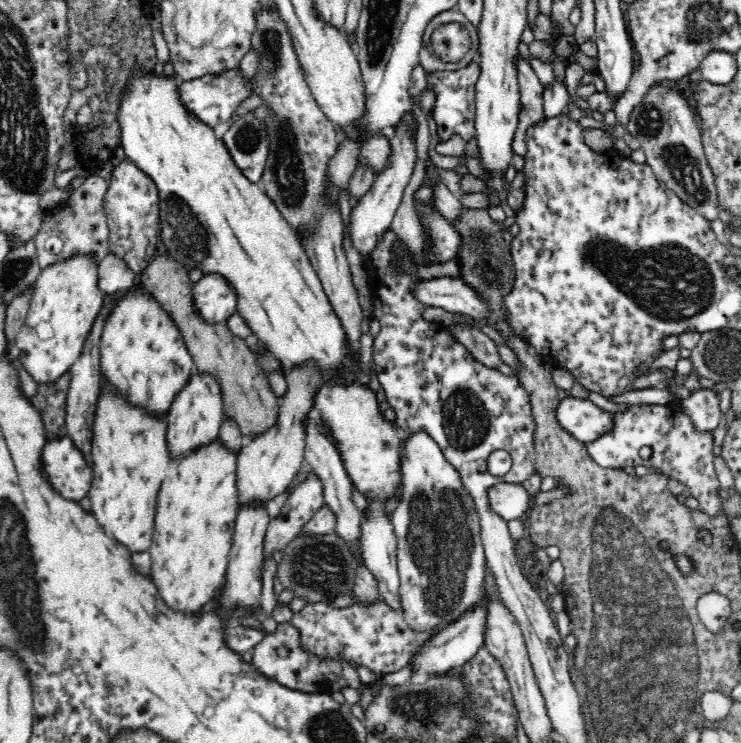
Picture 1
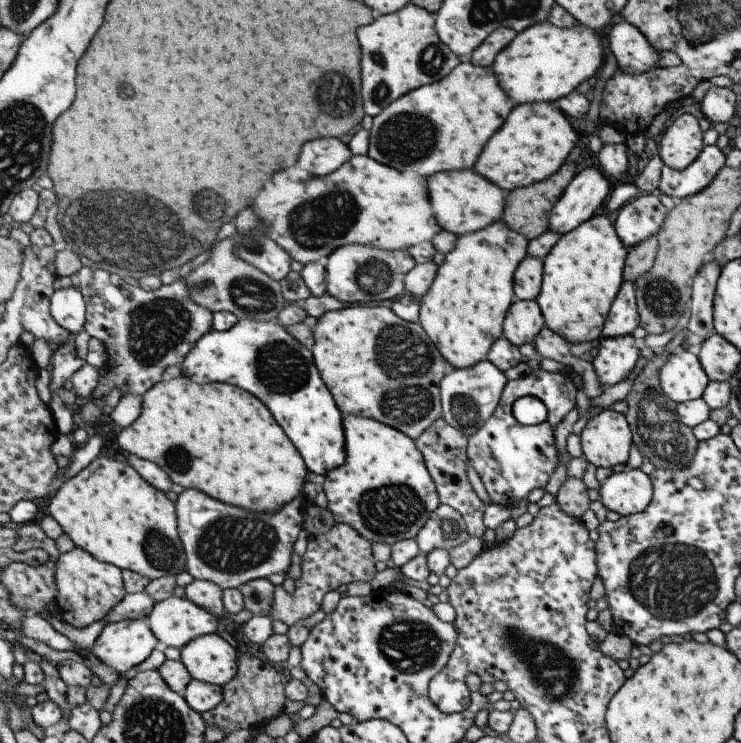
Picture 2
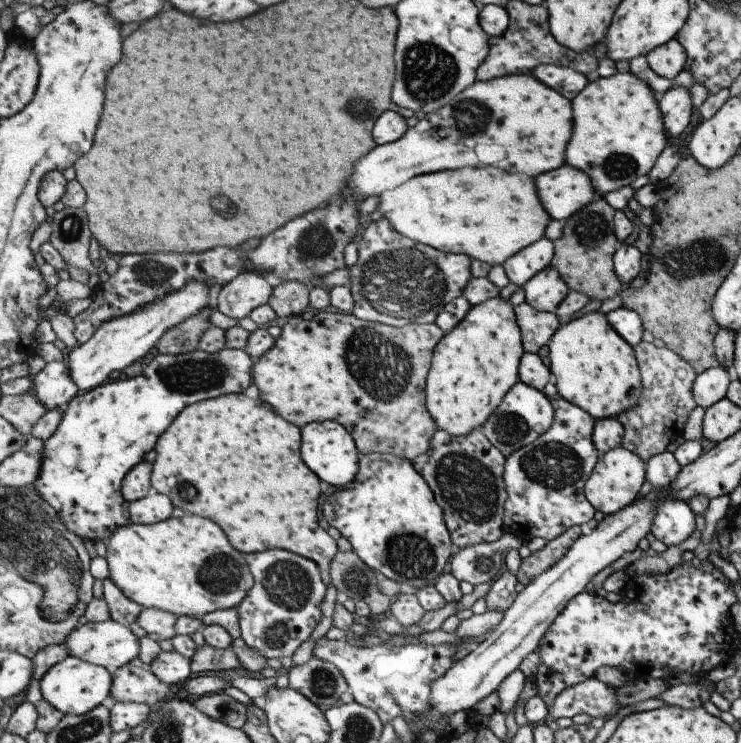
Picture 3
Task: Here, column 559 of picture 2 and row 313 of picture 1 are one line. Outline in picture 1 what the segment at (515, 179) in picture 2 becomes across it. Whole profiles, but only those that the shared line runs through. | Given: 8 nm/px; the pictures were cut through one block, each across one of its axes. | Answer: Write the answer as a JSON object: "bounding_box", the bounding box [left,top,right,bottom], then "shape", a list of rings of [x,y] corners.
{"bounding_box":[100,283,194,414],"shape":[[[140,283],[140,288],[136,288],[136,285],[130,292],[126,289],[126,294],[118,300],[116,306],[112,308],[112,312],[110,312],[110,316],[106,316],[104,318],[104,324],[102,324],[101,334],[101,344],[100,344],[100,356],[101,356],[101,373],[104,376],[105,380],[108,380],[110,384],[116,384],[116,388],[122,392],[122,396],[131,402],[132,404],[136,404],[136,406],[141,406],[142,408],[148,408],[148,412],[151,414],[167,414],[168,408],[170,408],[170,404],[172,404],[172,400],[176,396],[177,392],[180,392],[180,388],[188,382],[188,376],[192,372],[194,372],[194,364],[193,358],[188,351],[188,347],[186,347],[186,341],[184,341],[184,336],[181,333],[181,330],[178,328],[178,325],[173,322],[172,317],[169,312],[166,312],[163,309],[163,304],[160,304],[159,300],[156,300],[155,297],[150,296],[150,294],[144,294],[142,292],[143,285]]]}

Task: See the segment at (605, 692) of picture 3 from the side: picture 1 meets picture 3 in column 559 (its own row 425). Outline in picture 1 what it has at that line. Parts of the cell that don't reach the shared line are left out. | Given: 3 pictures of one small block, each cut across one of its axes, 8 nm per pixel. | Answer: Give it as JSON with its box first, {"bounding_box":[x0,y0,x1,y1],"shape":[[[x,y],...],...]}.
{"bounding_box":[681,388,720,432],"shape":[[[704,388],[691,393],[688,398],[681,400],[682,410],[692,419],[695,427],[702,432],[714,430],[720,424],[719,388]]]}

